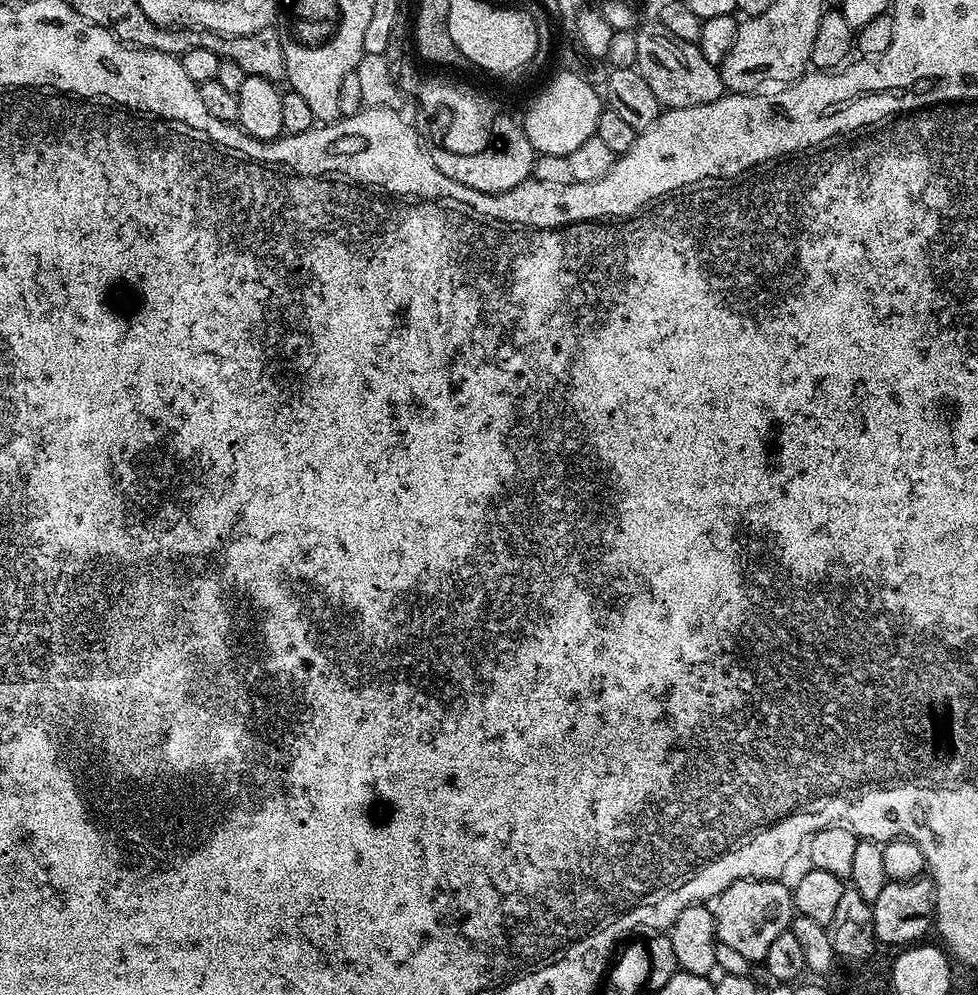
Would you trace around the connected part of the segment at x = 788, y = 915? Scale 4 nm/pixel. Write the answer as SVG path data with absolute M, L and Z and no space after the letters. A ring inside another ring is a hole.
M779 879L739 880L715 897L716 939L753 962L763 962L778 934L789 931L794 915L794 892Z

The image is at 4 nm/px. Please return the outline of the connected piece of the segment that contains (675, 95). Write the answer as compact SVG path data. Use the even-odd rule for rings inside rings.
M658 22L643 24L635 29L638 38L638 62L635 69L642 74L642 78L646 78L646 86L654 90L654 98L658 98L661 106L665 109L702 106L725 95L719 67L702 58L699 44L674 38L674 34L670 34L670 30Z

